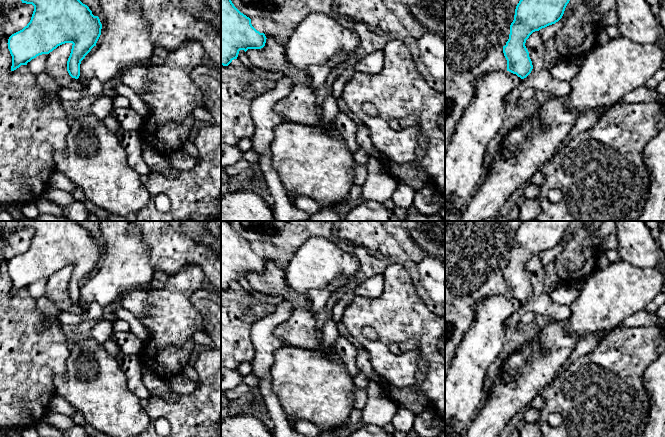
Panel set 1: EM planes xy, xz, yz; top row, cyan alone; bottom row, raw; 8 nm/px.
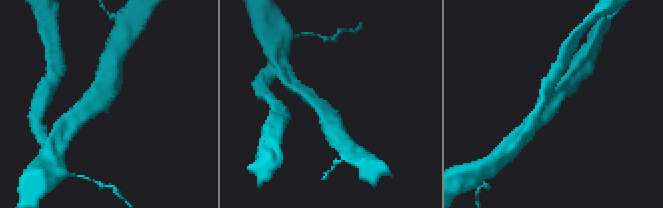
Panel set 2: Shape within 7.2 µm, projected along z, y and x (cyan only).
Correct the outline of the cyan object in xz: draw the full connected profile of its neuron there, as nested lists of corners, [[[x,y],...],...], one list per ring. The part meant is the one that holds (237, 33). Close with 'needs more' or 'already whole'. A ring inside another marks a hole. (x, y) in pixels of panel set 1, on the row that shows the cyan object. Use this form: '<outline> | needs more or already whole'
[[[221,0],[221,65],[228,66],[237,59],[240,50],[263,48],[266,39],[231,0]]] | already whole

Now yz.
[[[520,0],[510,25],[509,39],[503,46],[507,71],[521,79],[532,71],[533,65],[525,46],[529,36],[558,22],[570,0]]] | already whole

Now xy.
[[[21,0],[32,4],[34,11],[30,22],[8,39],[8,49],[12,56],[11,71],[21,65],[27,65],[32,59],[42,54],[49,54],[58,46],[72,43],[67,61],[67,71],[72,78],[80,76],[80,64],[85,56],[96,46],[101,35],[102,24],[98,16],[94,16],[89,7],[80,0]]] | already whole

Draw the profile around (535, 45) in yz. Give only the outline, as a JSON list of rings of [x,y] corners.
[[[533,32],[526,40],[525,46],[529,52],[533,69],[531,73],[526,78],[522,79],[521,83],[506,97],[506,103],[508,104],[516,101],[520,97],[521,92],[528,87],[541,89],[555,97],[568,95],[571,92],[570,83],[554,78],[549,69],[543,67],[545,42],[541,39],[540,32]]]

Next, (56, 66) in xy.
[[[65,43],[50,52],[45,69],[57,81],[58,86],[82,90],[84,89],[84,83],[79,79],[72,78],[67,71],[67,61],[72,45],[72,43]]]

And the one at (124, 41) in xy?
[[[101,0],[98,17],[102,24],[101,35],[95,48],[80,64],[78,79],[83,83],[92,77],[98,78],[102,83],[120,77],[130,66],[148,62],[155,49],[149,35],[149,23],[136,0]]]

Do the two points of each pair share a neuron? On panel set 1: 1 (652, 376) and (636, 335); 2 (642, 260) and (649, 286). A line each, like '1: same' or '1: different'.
1: different
2: different

